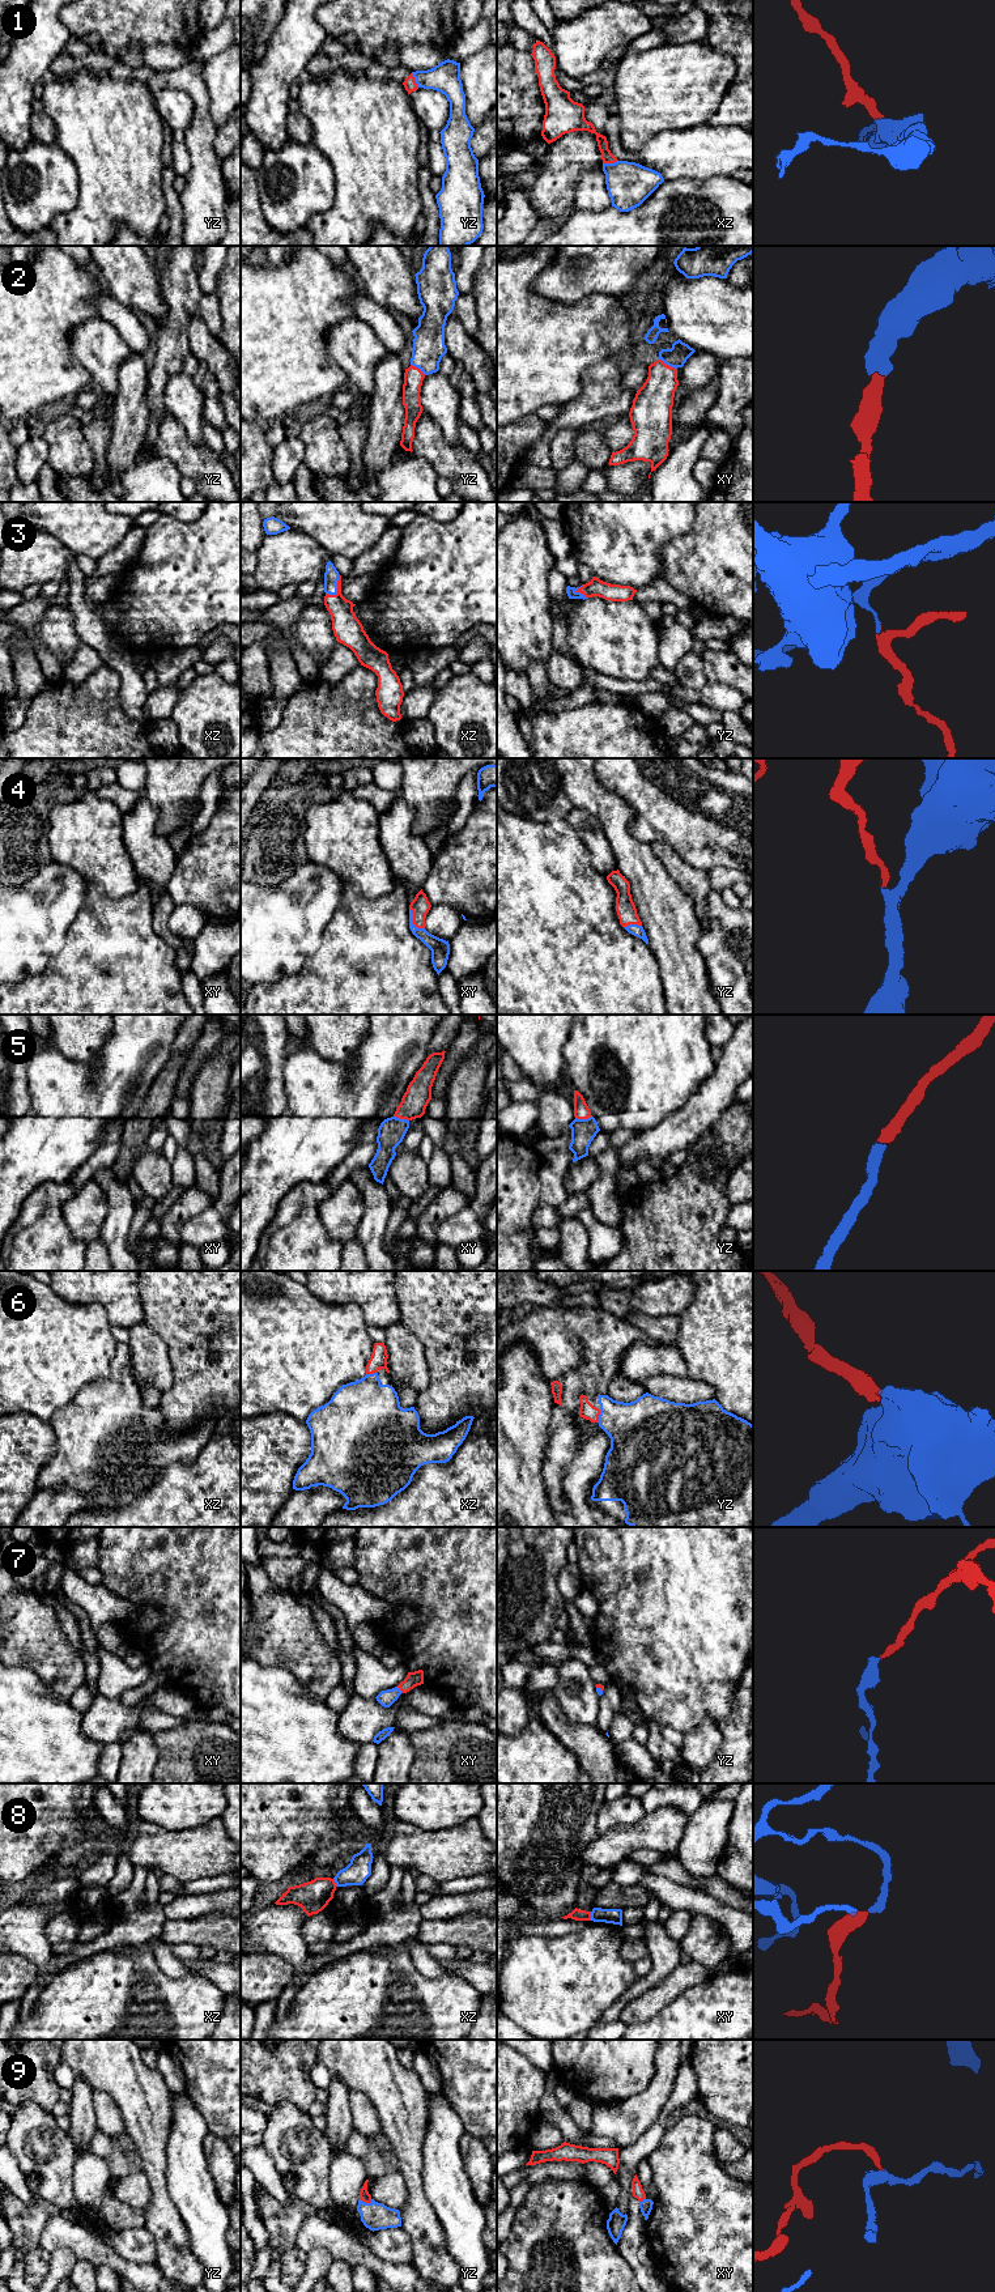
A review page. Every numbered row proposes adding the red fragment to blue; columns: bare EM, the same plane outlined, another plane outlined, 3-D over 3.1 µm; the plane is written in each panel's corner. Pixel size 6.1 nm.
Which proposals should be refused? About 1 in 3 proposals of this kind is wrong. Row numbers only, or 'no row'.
8

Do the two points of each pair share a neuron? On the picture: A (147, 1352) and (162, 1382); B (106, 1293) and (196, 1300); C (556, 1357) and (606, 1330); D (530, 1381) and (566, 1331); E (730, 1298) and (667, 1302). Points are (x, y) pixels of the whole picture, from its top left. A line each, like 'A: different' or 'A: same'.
A: same
B: different
C: same
D: different
E: different

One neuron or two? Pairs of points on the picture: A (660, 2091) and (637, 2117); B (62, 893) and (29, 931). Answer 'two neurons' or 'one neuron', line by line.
A: one neuron
B: one neuron

